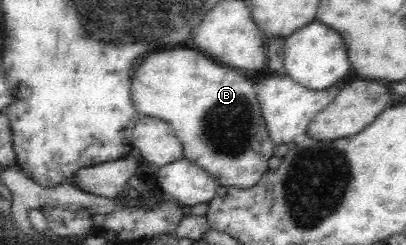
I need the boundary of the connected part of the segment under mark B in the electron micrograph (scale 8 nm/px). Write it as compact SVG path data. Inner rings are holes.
M173 49L173 51L163 51L163 53L151 53L149 57L145 57L145 61L138 61L129 81L131 81L131 100L133 100L133 106L135 106L140 116L158 117L169 123L175 135L178 137L178 140L181 142L184 157L191 163L205 169L205 172L215 178L219 185L225 186L226 188L249 189L263 177L265 171L268 171L269 165L267 163L269 158L274 155L276 145L275 142L271 140L271 136L269 136L265 118L263 118L263 114L261 114L261 104L259 104L259 100L257 100L255 83L245 77L242 71L223 66L197 49Z

